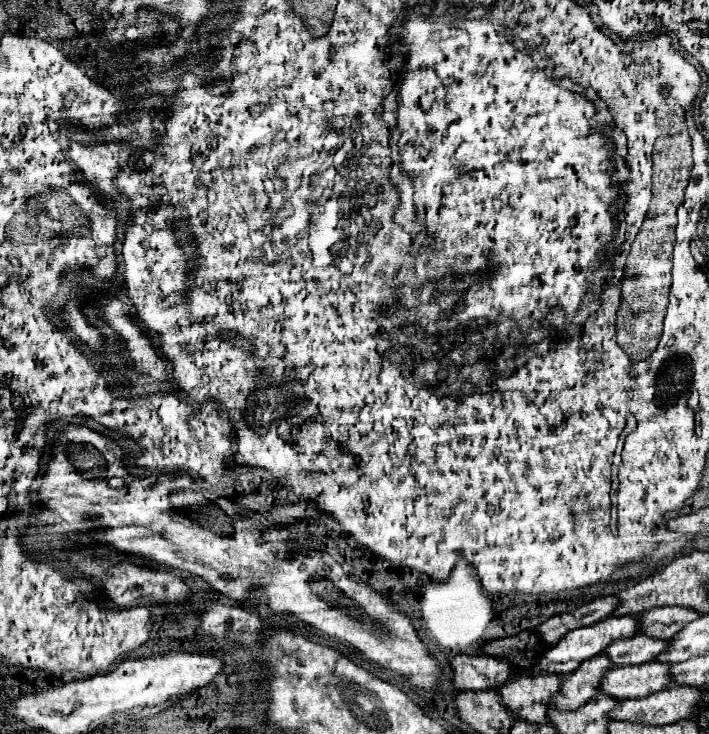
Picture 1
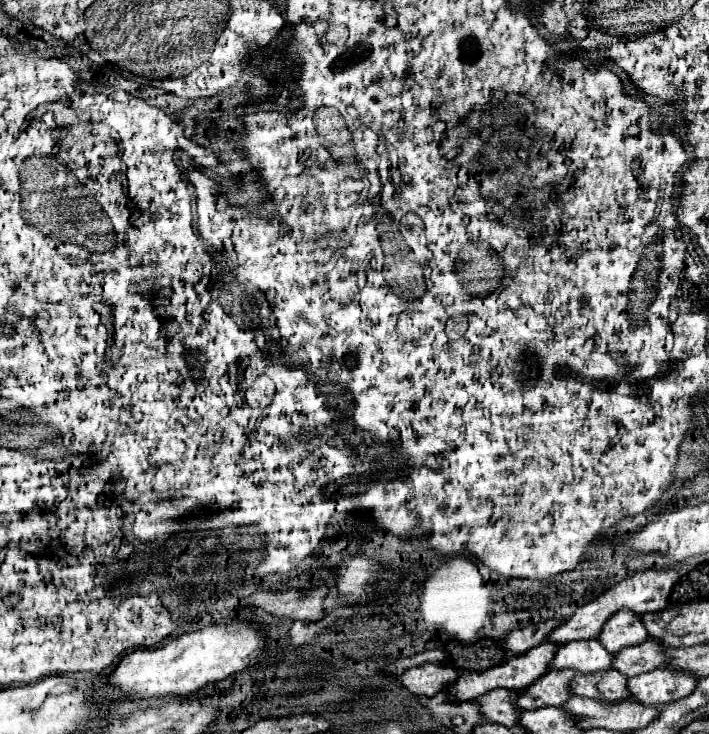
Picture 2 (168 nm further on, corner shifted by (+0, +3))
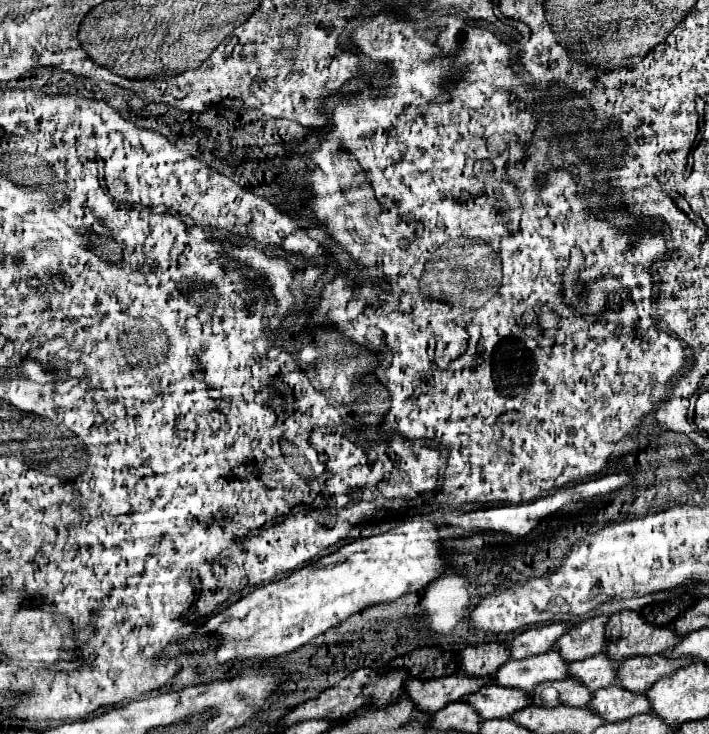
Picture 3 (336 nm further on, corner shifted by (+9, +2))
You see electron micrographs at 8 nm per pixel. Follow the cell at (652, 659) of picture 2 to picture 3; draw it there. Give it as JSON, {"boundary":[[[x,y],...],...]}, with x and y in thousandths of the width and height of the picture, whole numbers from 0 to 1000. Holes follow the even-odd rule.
{"boundary":[[[845,890],[839,895],[822,898],[822,901],[808,901],[805,903],[805,922],[814,922],[822,928],[831,939],[848,939],[859,936],[870,925],[870,909],[856,890]]]}

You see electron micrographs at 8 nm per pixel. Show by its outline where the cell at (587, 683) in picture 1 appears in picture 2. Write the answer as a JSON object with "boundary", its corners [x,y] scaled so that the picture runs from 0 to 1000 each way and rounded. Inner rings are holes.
{"boundary":[[[779,913],[770,916],[764,924],[750,929],[742,940],[731,943],[728,962],[736,967],[756,967],[756,965],[770,965],[770,962],[793,962],[795,954],[801,954],[807,946],[801,943],[801,932],[812,916],[801,913]]]}

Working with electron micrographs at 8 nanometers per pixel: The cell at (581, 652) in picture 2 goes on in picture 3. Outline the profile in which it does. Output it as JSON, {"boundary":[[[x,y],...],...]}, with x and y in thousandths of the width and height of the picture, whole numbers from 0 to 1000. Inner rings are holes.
{"boundary":[[[783,884],[743,898],[718,898],[698,917],[704,933],[729,936],[738,941],[752,941],[766,928],[797,925],[800,920],[803,901],[797,901]]]}

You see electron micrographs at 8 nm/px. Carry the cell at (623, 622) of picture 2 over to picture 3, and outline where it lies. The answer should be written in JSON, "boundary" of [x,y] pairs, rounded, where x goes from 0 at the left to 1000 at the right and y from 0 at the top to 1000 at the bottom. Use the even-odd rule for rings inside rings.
{"boundary":[[[845,838],[805,854],[805,860],[797,862],[783,876],[783,881],[794,890],[794,898],[800,901],[817,901],[850,890],[850,884],[856,881],[856,868],[853,868],[856,846],[859,841]]]}

